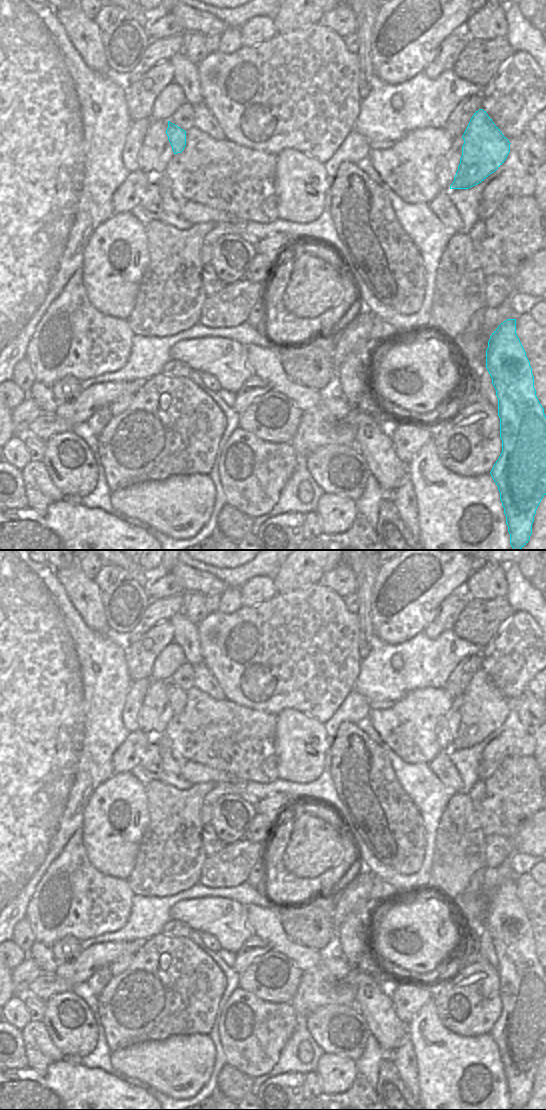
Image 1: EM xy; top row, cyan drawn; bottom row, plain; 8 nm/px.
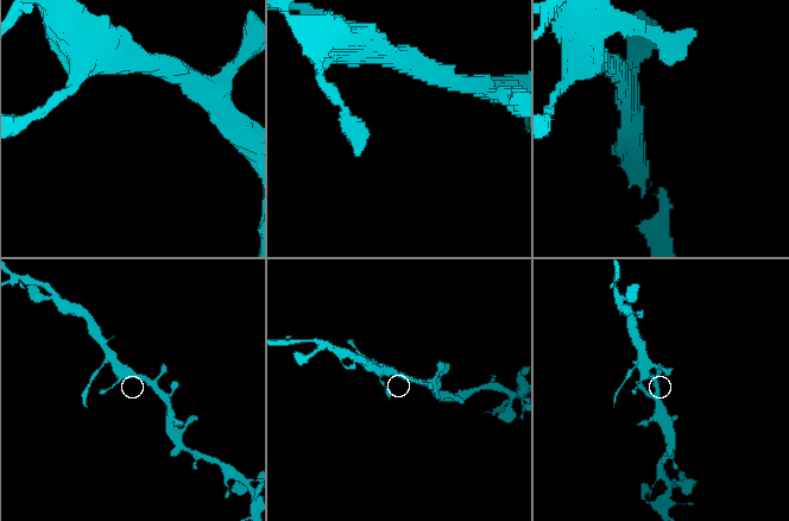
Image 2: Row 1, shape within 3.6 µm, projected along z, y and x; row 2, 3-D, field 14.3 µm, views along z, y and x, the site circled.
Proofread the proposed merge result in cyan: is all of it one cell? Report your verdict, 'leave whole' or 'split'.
leave whole

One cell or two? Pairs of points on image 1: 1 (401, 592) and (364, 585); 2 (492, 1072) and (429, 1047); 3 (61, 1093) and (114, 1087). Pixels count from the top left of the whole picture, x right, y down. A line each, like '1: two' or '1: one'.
1: two
2: one
3: one

